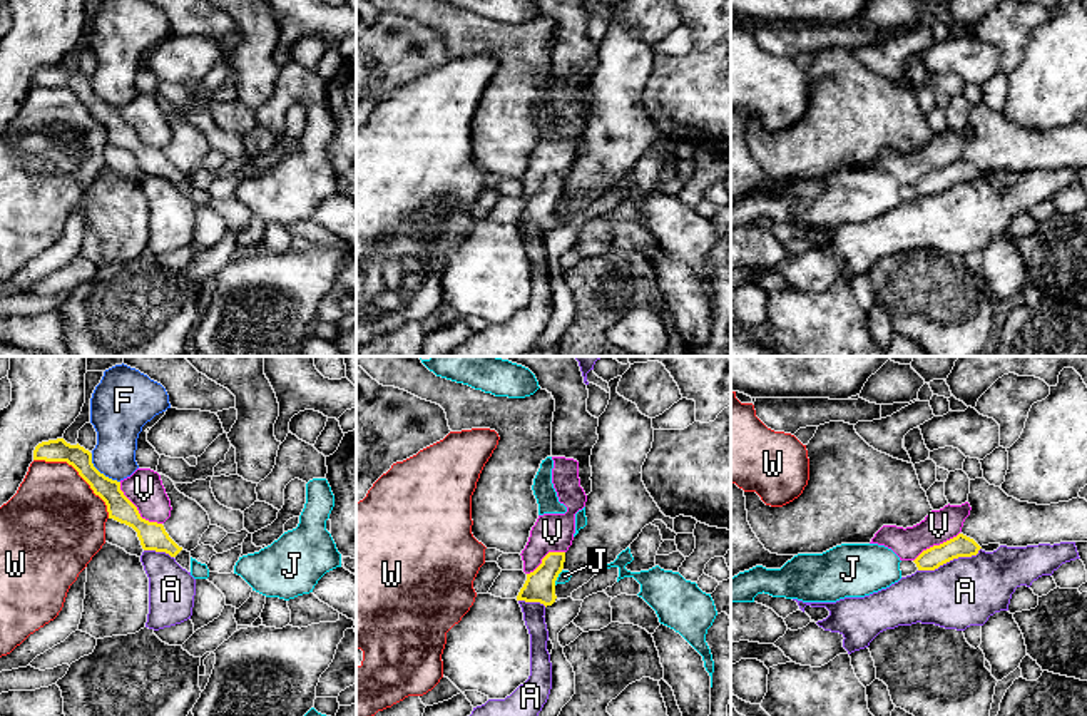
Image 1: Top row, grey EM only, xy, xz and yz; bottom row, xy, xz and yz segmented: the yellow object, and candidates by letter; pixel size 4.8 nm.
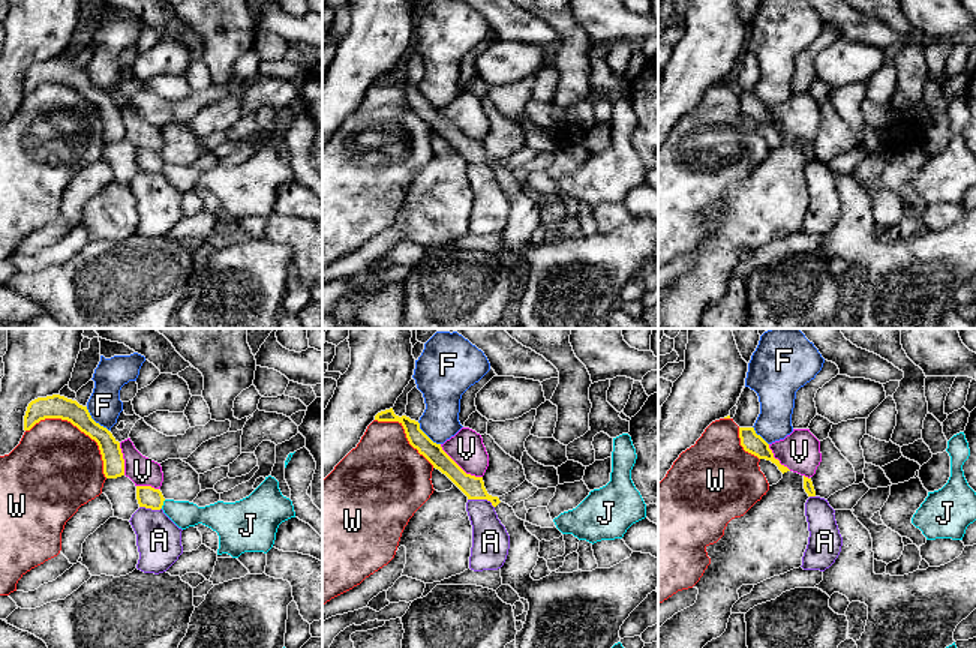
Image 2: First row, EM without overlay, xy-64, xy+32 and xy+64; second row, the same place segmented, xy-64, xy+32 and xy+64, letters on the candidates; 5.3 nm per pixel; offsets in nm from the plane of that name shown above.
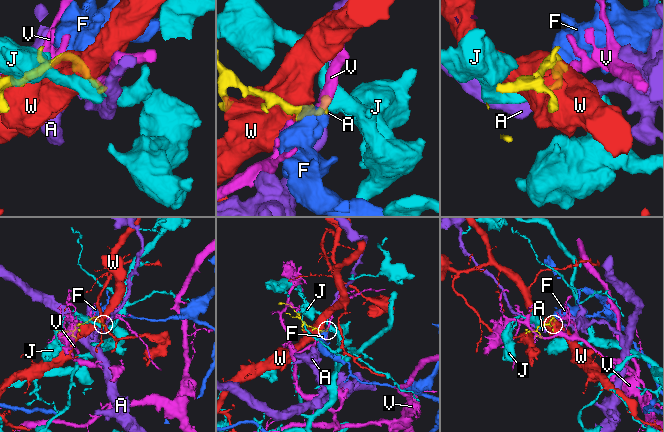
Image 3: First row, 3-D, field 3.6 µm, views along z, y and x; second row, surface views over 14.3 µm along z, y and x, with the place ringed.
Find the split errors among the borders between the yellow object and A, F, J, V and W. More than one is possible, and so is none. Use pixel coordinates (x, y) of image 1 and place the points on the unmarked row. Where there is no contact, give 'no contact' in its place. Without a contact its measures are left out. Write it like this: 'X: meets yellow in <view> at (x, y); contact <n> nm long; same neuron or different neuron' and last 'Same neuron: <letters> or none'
A: meets yellow in yz at (950, 184); contact 320 nm long; different neuron
F: meets yellow in xy at (99, 97); contact 200 nm long; different neuron
J: meets yellow in xz at (557, 201); contact 80 nm long; different neuron
V: meets yellow in xy at (136, 134); contact 300 nm long; different neuron
W: meets yellow in xy at (79, 99); contact 460 nm long; different neuron
Same neuron: none

